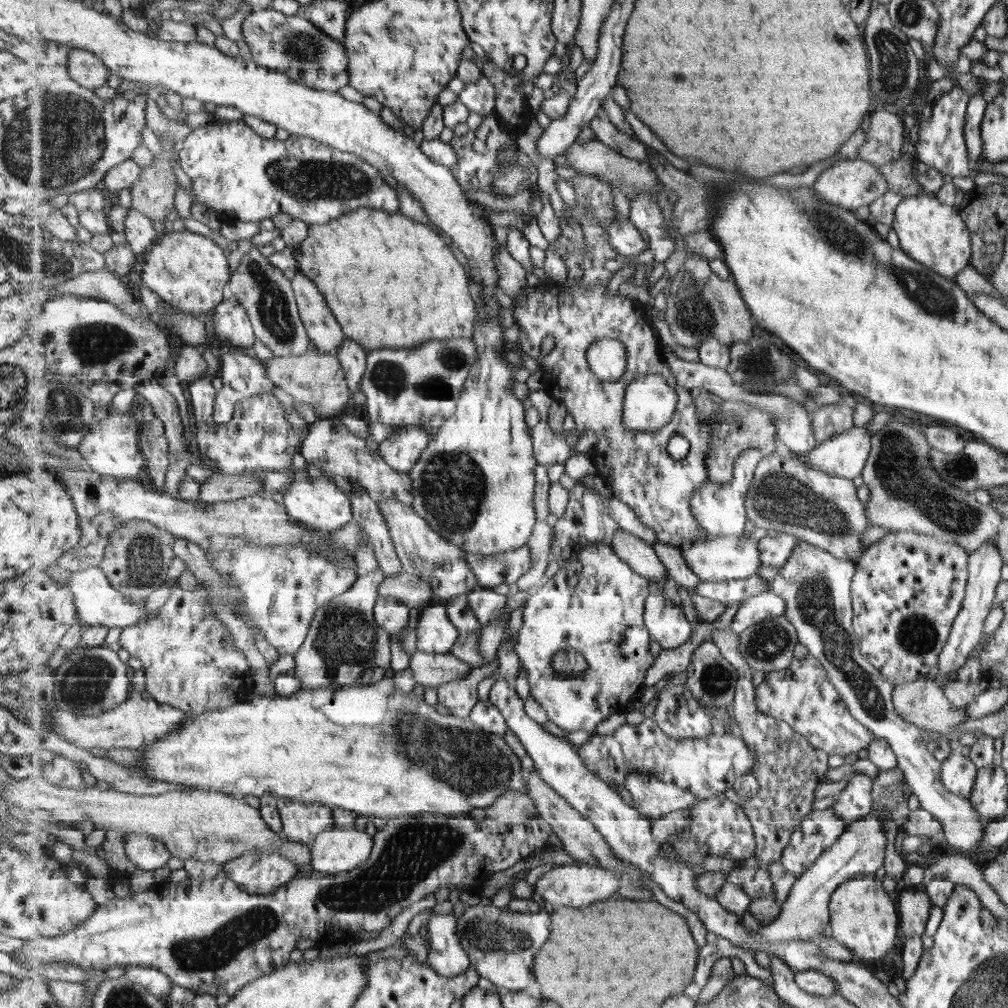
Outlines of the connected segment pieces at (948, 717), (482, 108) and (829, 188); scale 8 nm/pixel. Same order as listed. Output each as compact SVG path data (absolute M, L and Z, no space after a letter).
M928 676L913 682L894 685L891 689L890 699L893 702L894 709L903 719L925 730L934 730L939 733L949 732L953 730L954 726L961 724L961 722L967 719L964 707L955 708L951 706L942 690L939 689L939 686L933 680L930 680Z
M486 77L466 83L457 97L471 112L481 116L497 112L496 88L494 82Z
M861 158L836 161L831 167L820 172L812 190L822 202L853 210L869 206L873 200L887 192L885 179L877 170L877 165Z

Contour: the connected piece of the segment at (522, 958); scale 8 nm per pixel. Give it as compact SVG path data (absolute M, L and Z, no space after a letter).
M478 904L467 906L458 912L457 934L463 948L470 956L472 967L481 977L487 978L497 985L499 992L504 995L506 992L523 990L523 988L531 986L531 982L537 981L534 973L534 960L536 954L540 952L541 946L549 940L551 922L552 915L549 915L545 910L527 916L526 913L497 908L491 904Z

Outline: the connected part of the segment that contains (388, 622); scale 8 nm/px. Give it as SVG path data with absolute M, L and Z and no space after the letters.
M378 595L374 613L379 626L394 636L406 628L409 622L409 609L398 598Z

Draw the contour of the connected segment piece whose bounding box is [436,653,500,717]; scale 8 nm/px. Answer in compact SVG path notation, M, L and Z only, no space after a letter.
M497 653L491 663L482 667L473 667L467 676L439 684L436 687L436 701L447 707L449 714L468 717L472 708L479 702L479 694L477 694L479 682L493 677L499 665Z

